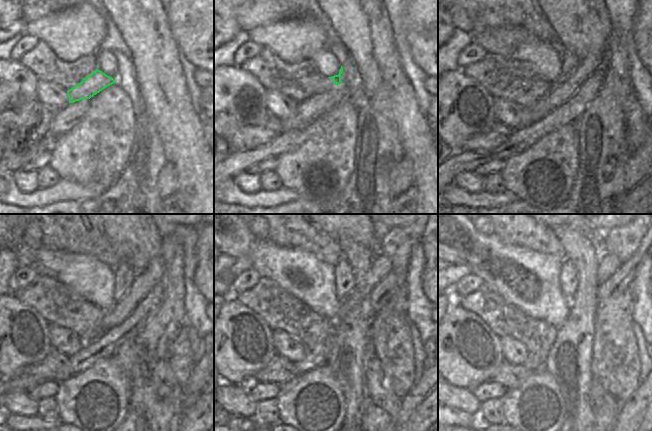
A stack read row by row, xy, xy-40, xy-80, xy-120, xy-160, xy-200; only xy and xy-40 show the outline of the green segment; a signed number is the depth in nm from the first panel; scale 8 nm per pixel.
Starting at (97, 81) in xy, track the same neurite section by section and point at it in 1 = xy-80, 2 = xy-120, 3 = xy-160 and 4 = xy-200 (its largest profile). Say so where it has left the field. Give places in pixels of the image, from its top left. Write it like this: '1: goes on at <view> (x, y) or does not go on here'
1: goes on at xy-80 (569, 61)
2: goes on at xy-120 (124, 275)
3: goes on at xy-160 (344, 278)
4: goes on at xy-200 (568, 278)

